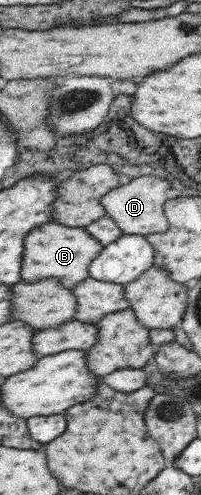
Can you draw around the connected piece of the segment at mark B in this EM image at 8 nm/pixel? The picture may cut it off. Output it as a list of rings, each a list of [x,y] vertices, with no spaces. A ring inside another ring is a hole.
[[[48,223],[32,231],[26,239],[24,263],[22,263],[22,280],[30,283],[60,278],[61,282],[70,288],[75,288],[80,282],[92,278],[90,264],[102,252],[105,246],[84,227],[68,227],[61,223]]]

